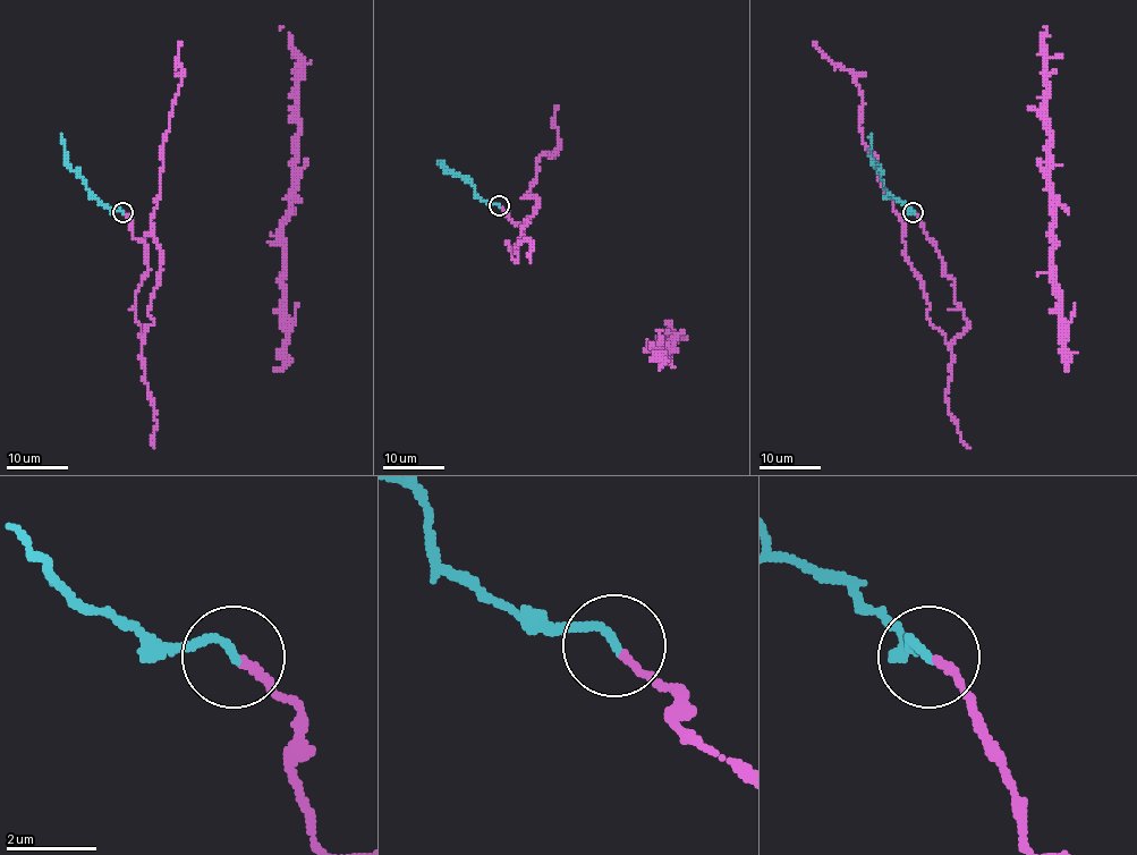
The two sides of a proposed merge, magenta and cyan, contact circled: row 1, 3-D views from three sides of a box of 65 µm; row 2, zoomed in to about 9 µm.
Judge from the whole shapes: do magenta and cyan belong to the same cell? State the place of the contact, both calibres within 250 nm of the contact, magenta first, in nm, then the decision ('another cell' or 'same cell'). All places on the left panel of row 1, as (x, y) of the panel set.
(122, 212) | 170/190 nm | same cell

